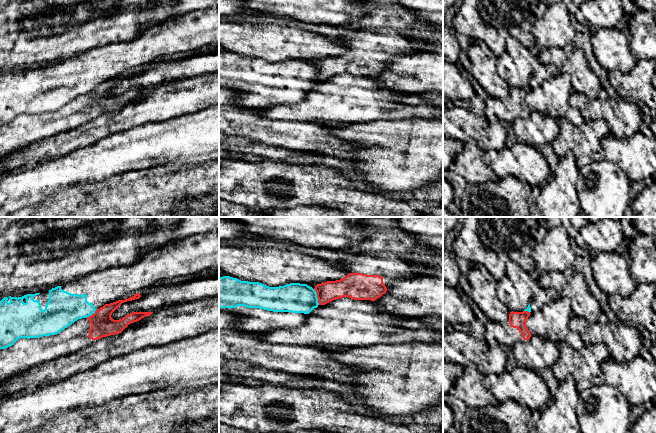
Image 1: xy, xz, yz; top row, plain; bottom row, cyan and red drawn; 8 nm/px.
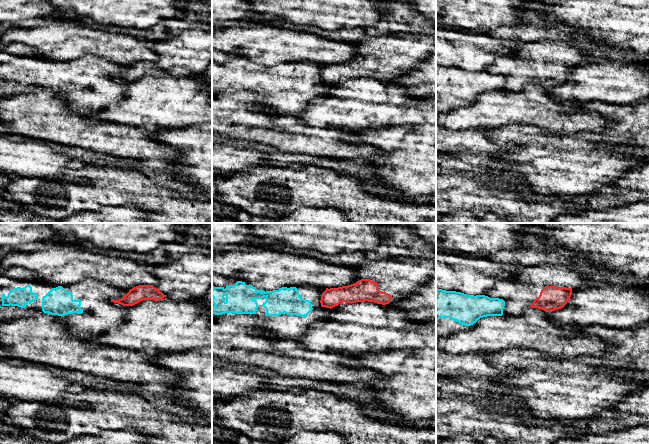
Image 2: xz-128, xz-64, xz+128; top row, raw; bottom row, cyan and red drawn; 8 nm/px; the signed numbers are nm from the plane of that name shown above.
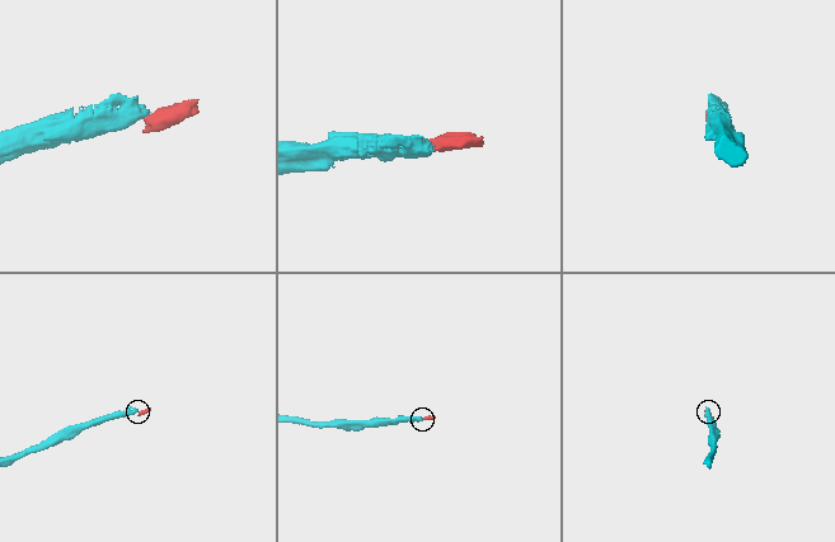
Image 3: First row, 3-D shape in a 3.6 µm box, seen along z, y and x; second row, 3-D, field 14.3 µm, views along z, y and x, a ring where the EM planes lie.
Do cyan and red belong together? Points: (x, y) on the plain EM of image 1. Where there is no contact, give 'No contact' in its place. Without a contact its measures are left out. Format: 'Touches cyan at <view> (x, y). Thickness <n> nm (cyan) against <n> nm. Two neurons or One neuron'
Touches cyan at xz (316, 73). Thickness 240 nm (cyan) against 160 nm. Two neurons

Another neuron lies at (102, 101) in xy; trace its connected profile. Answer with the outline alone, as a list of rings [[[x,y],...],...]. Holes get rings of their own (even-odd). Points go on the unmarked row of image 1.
[[[137,69],[128,75],[105,80],[91,92],[78,95],[58,110],[18,115],[0,128],[0,158],[42,139],[76,128],[100,114],[119,110],[129,100],[150,92],[153,88],[132,88],[119,96],[111,93],[122,79],[140,73],[140,69]]]

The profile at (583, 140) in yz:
[[[559,118],[557,123],[559,132],[552,148],[558,158],[571,151],[579,169],[605,158],[600,145],[601,136],[610,132],[605,120],[584,120],[576,126],[566,118]]]

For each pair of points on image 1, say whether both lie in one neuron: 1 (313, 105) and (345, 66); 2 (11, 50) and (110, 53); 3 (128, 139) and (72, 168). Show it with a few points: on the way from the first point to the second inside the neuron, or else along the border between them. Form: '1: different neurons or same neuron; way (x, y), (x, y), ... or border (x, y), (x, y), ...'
1: different neurons; border (362, 75), (339, 73), (319, 81)
2: different neurons; border (100, 45), (77, 54)
3: same neuron; way (114, 153), (97, 163), (86, 165)

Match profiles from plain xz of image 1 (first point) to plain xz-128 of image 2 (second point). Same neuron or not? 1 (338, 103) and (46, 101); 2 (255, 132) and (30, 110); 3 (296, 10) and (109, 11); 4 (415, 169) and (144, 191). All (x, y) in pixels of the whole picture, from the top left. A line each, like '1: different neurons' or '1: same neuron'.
1: different neurons
2: same neuron
3: same neuron
4: different neurons

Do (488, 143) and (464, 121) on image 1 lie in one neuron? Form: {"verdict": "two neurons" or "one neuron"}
{"verdict": "one neuron"}

